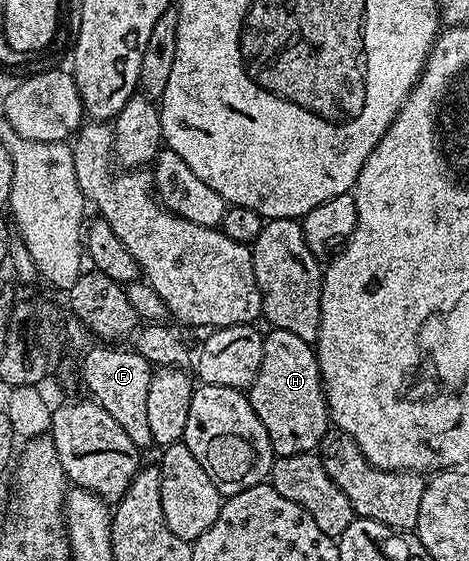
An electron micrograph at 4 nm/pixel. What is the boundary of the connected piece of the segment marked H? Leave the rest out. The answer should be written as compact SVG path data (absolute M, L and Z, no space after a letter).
M270 327L268 331L264 333L259 374L247 390L249 404L267 430L274 457L316 453L323 434L331 427L331 421L314 345L291 334L291 330Z

